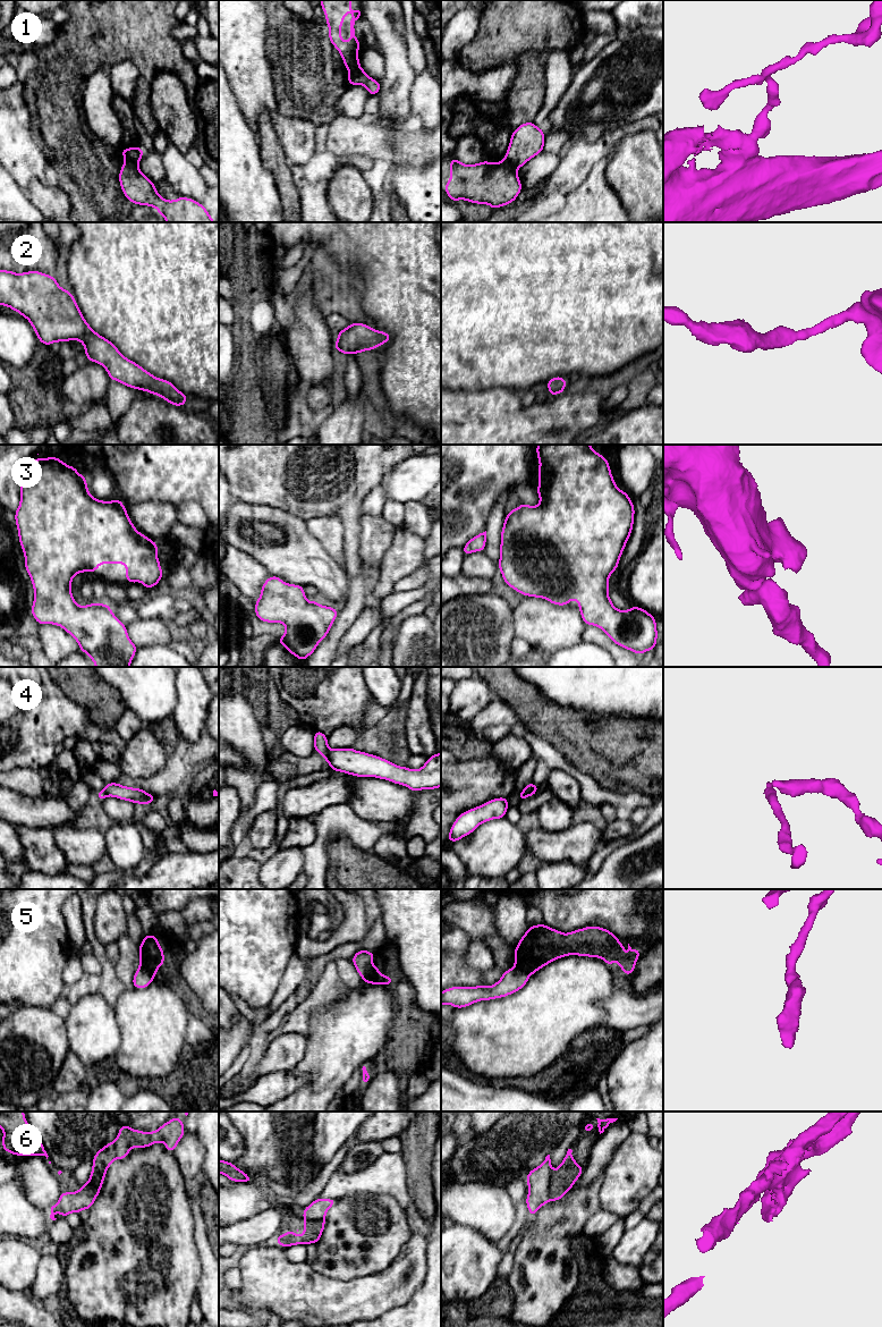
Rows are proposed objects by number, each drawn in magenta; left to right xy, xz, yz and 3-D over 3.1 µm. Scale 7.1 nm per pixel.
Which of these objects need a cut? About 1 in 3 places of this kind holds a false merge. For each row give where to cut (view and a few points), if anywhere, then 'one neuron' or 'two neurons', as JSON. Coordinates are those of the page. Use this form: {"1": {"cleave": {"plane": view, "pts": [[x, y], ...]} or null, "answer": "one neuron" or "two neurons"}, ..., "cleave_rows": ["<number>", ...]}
{"1": {"cleave": {"plane": "yz", "pts": [[503, 160], [516, 169]]}, "answer": "two neurons"}, "2": {"cleave": null, "answer": "one neuron"}, "3": {"cleave": null, "answer": "one neuron"}, "4": {"cleave": {"plane": "xz", "pts": [[329, 750], [325, 759]]}, "answer": "two neurons"}, "5": {"cleave": {"plane": "yz", "pts": [[514, 966], [529, 974]]}, "answer": "two neurons"}, "6": {"cleave": {"plane": "yz", "pts": [[553, 1171], [549, 1185], [550, 1199]]}, "answer": "two neurons"}, "cleave_rows": ["1", "4", "5", "6"]}

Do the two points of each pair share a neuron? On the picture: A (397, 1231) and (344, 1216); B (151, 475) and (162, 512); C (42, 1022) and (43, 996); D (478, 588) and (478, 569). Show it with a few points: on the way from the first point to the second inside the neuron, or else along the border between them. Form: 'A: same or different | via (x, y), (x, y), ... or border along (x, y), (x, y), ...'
A: same | via (383, 1230), (369, 1228), (357, 1217)
B: different | border along (134, 503), (169, 501), (176, 507)
C: different | border along (17, 1005), (51, 1008)
D: different | border along (460, 573), (471, 577), (491, 580)

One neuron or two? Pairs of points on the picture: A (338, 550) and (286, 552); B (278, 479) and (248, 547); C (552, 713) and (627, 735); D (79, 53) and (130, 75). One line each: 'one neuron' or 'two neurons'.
A: two neurons
B: two neurons
C: one neuron
D: two neurons

